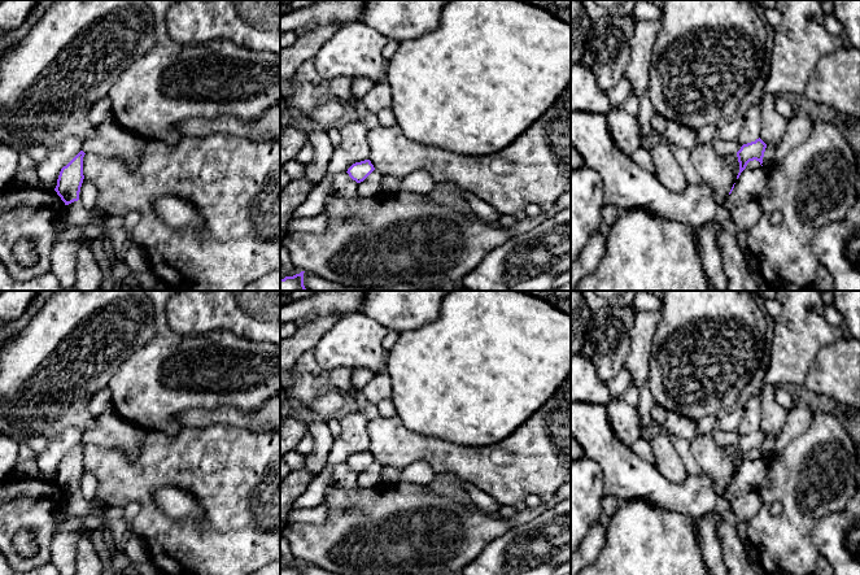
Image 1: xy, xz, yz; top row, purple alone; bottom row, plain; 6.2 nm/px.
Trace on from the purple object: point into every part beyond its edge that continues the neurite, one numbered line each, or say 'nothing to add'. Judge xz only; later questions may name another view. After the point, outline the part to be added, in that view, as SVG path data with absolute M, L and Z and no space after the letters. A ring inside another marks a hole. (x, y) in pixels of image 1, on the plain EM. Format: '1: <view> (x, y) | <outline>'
nothing to add

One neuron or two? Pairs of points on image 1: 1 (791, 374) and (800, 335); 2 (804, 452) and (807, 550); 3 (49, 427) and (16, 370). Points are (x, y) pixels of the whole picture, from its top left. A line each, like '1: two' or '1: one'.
1: one
2: one
3: two

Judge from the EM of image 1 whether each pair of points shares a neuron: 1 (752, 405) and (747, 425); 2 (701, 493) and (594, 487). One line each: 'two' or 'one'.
1: one
2: two

